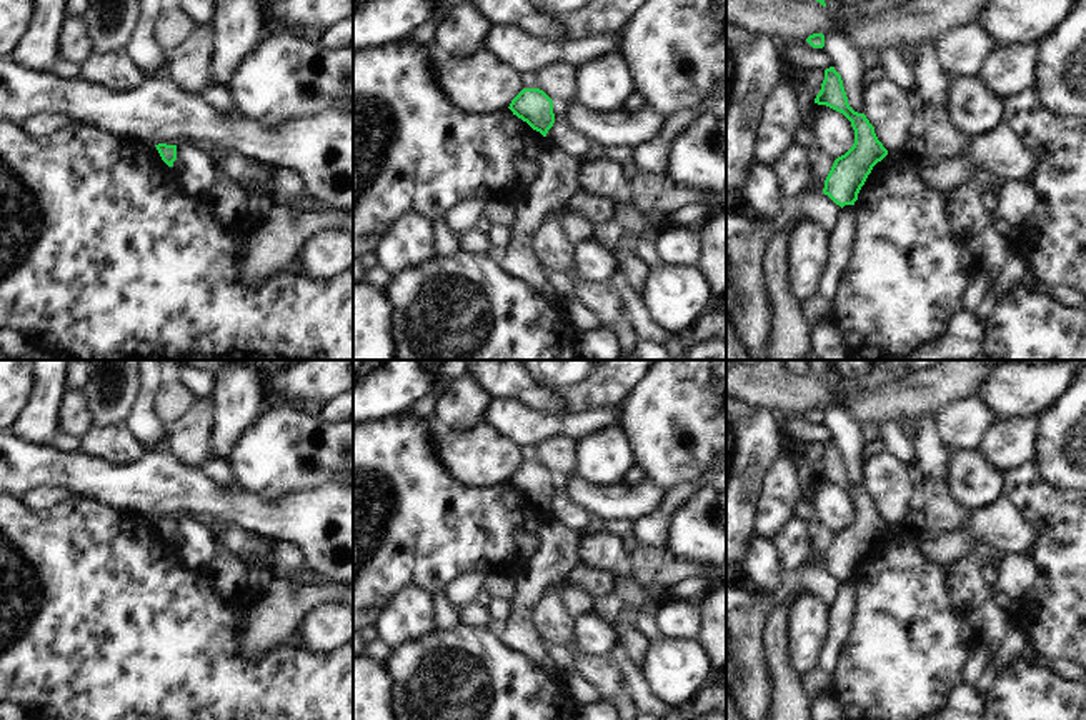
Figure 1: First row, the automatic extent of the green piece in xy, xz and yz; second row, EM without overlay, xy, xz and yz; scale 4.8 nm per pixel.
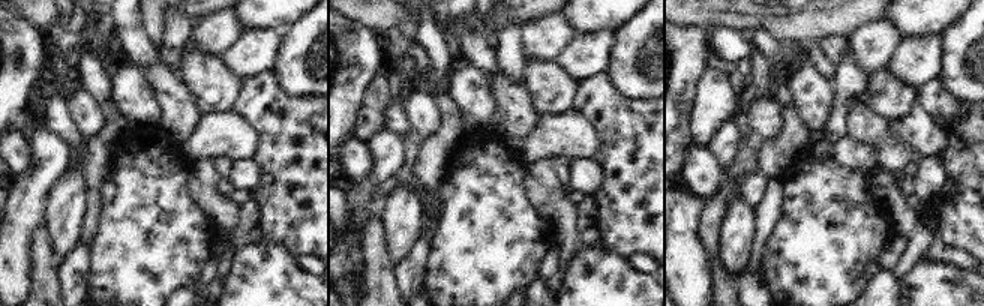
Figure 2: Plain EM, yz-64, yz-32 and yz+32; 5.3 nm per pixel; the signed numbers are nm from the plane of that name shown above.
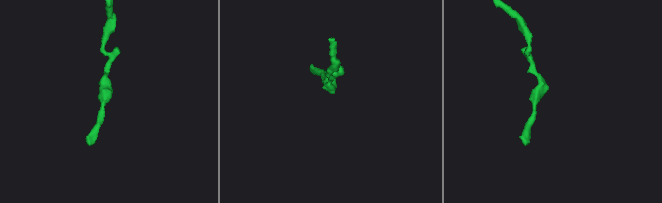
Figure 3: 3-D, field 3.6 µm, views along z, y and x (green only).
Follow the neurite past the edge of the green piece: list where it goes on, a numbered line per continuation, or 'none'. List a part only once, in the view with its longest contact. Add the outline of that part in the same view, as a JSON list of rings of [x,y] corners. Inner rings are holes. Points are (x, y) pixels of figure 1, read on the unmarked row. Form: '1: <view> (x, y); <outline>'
none

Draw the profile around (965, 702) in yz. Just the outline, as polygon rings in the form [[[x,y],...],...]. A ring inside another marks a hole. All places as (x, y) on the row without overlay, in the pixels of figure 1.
[[[963,682],[951,690],[941,710],[919,720],[984,720],[984,700],[974,683]]]

